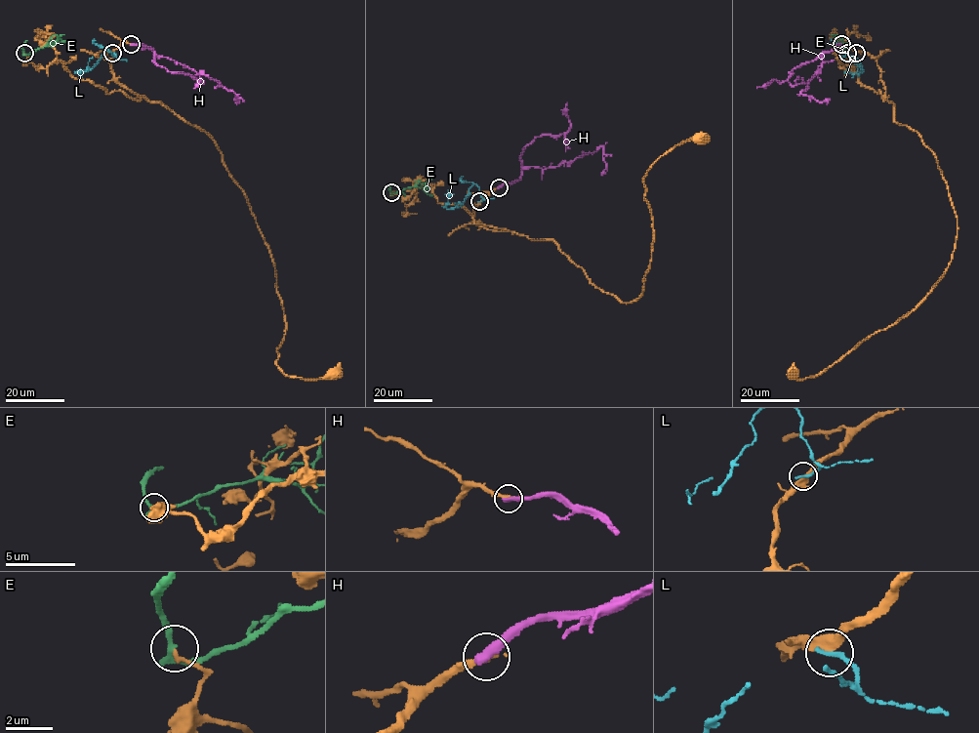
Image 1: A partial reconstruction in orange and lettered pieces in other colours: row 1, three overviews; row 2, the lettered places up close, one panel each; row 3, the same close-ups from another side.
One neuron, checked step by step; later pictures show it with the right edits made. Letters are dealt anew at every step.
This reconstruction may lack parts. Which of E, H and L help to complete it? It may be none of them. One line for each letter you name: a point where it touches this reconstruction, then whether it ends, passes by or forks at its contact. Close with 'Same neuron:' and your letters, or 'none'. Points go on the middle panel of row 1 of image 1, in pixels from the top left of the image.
Same neuron: none

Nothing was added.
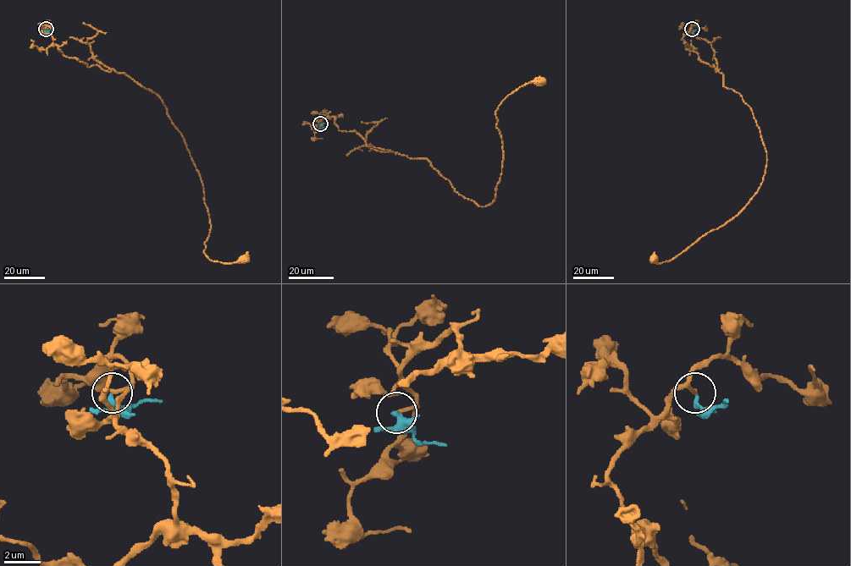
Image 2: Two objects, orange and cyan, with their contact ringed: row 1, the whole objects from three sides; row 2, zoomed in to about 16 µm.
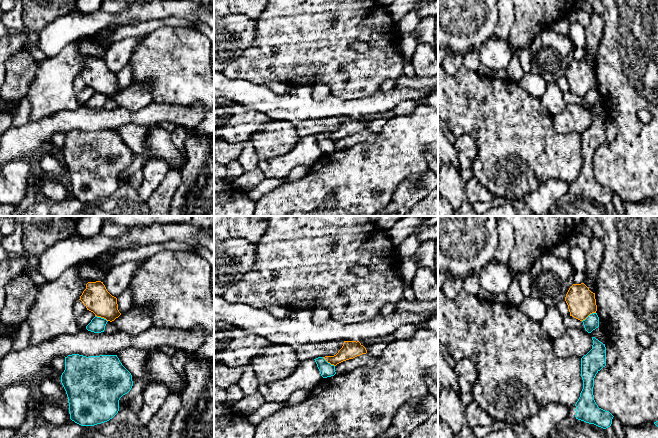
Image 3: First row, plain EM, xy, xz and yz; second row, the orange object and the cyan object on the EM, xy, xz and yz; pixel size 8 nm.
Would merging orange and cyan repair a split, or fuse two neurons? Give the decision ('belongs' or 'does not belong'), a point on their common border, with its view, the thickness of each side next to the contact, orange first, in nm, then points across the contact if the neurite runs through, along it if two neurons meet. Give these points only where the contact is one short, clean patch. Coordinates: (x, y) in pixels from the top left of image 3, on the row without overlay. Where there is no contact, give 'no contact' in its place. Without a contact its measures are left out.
does not belong; contact yz (588, 91); calibres 220 and 110 nm; border yz (595, 88), (592, 88), (582, 97)

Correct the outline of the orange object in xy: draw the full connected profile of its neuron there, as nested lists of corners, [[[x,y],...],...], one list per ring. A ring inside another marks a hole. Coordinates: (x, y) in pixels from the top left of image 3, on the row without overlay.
[[[101,57],[88,58],[79,76],[95,92],[107,97],[112,98],[121,91],[118,86],[117,74],[107,67]]]

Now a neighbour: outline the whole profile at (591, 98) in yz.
[[[597,89],[590,90],[585,96],[582,97],[585,106],[591,109],[593,106],[599,103],[599,93]]]

